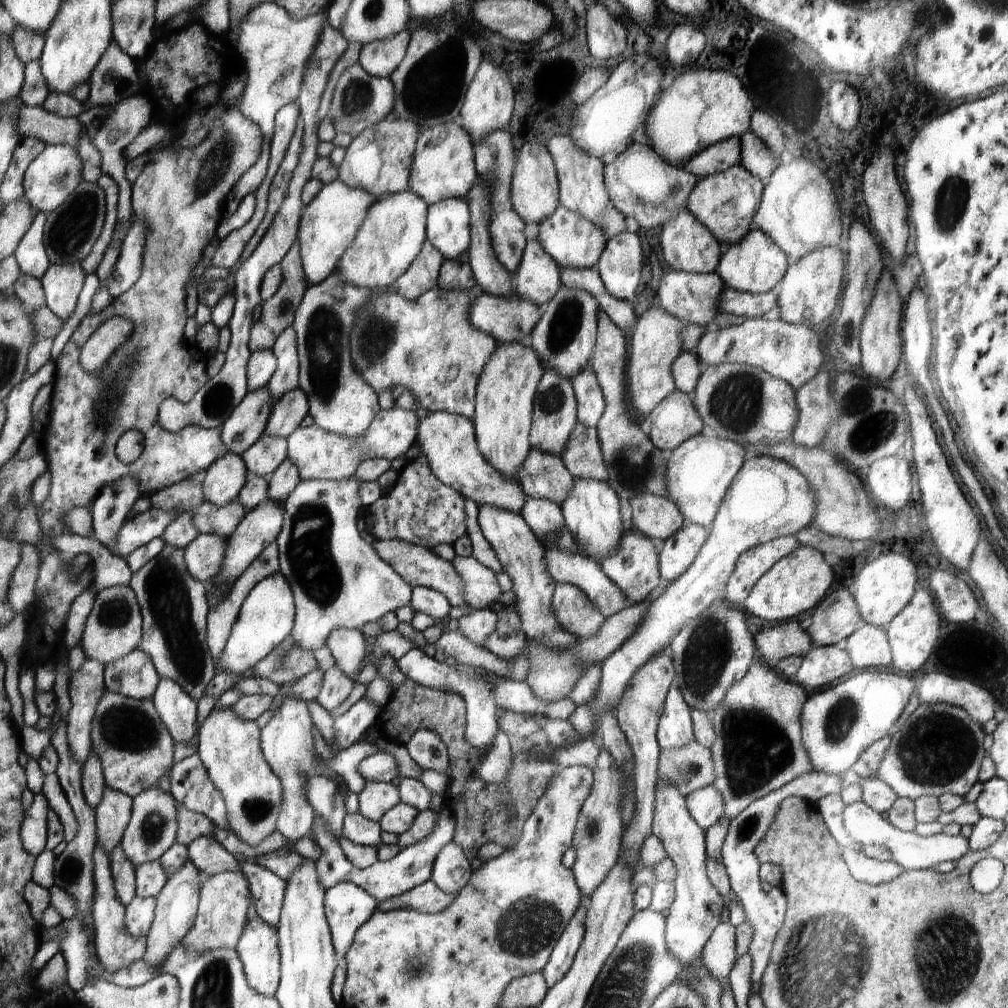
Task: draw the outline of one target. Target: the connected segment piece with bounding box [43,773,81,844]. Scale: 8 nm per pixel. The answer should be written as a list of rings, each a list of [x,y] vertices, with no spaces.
[[[58,773],[47,776],[43,791],[48,796],[52,808],[58,811],[65,826],[65,842],[70,844],[77,837],[81,828],[76,811],[73,809]]]

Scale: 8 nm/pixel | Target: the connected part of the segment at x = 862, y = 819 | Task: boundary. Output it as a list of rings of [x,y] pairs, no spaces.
[[[863,800],[845,806],[843,823],[852,841],[862,847],[868,845],[885,846],[893,854],[892,860],[896,861],[904,871],[932,869],[932,866],[936,866],[940,862],[957,862],[970,850],[969,840],[961,835],[951,837],[940,834],[931,838],[918,835],[915,831],[900,831],[890,822],[889,816],[881,816],[876,813]]]

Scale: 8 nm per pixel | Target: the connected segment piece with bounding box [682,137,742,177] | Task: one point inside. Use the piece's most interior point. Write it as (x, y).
(727, 153)

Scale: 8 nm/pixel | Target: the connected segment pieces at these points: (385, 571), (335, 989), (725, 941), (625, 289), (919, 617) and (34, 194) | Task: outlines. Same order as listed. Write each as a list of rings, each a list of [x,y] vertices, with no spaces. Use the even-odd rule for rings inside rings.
[[[354,476],[339,481],[306,479],[301,480],[283,502],[284,528],[277,537],[277,549],[279,572],[290,585],[296,605],[291,637],[295,645],[312,654],[326,646],[326,639],[336,627],[360,630],[364,624],[380,620],[389,612],[412,603],[413,586],[358,534],[356,522],[361,522],[356,518],[360,506],[358,488],[360,482]]]
[[[339,882],[325,892],[325,915],[329,924],[330,936],[335,948],[337,967],[331,984],[331,993],[334,1002],[340,1006],[343,995],[343,986],[347,975],[347,962],[345,959],[348,948],[353,942],[356,931],[360,928],[378,908],[379,901],[363,888],[349,882]]]
[[[730,922],[718,923],[703,948],[700,961],[713,977],[726,978],[736,962],[735,926]]]
[[[622,231],[621,234],[608,238],[608,245],[594,268],[599,272],[606,290],[617,299],[624,301],[636,292],[642,268],[642,246],[635,232]]]
[[[918,590],[912,600],[890,621],[885,631],[888,633],[889,644],[892,646],[892,665],[900,672],[912,672],[922,669],[922,664],[932,654],[932,644],[940,628],[940,618],[932,596],[926,590]]]
[[[49,144],[26,173],[25,196],[38,211],[53,213],[73,195],[84,178],[84,160],[76,147],[71,147],[71,144]]]

